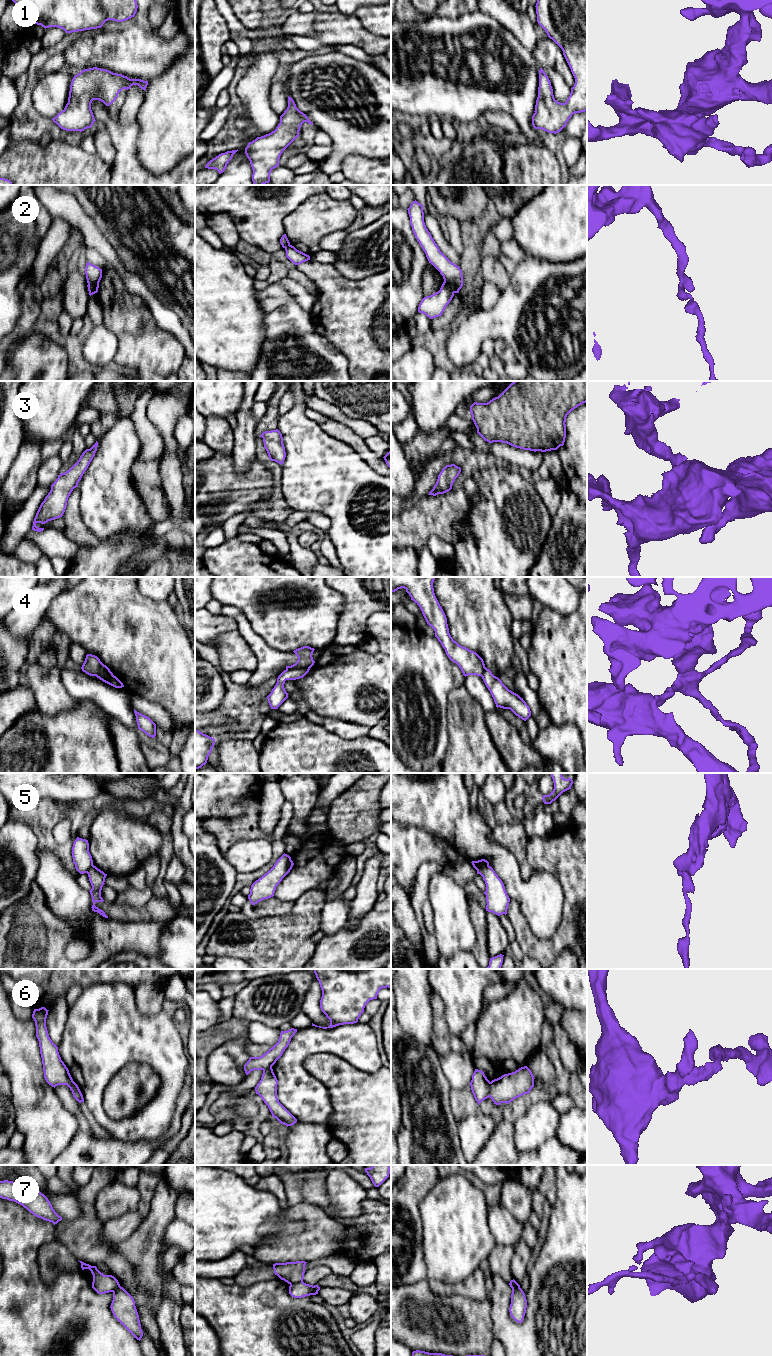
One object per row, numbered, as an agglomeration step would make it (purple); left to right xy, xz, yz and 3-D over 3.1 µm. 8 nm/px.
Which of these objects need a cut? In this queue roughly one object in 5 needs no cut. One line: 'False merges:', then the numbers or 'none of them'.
False merges: 2, 4, 5, 6, 7

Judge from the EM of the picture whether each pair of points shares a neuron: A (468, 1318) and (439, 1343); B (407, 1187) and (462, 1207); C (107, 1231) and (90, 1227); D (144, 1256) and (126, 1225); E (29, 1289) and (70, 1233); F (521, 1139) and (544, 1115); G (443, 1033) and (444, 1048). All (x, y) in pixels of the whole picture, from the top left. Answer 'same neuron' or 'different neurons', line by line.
A: same neuron
B: different neurons
C: different neurons
D: different neurons
E: different neurons
F: same neuron
G: same neuron

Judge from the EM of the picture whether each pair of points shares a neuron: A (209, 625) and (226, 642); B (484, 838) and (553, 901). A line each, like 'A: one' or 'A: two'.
A: two
B: one

